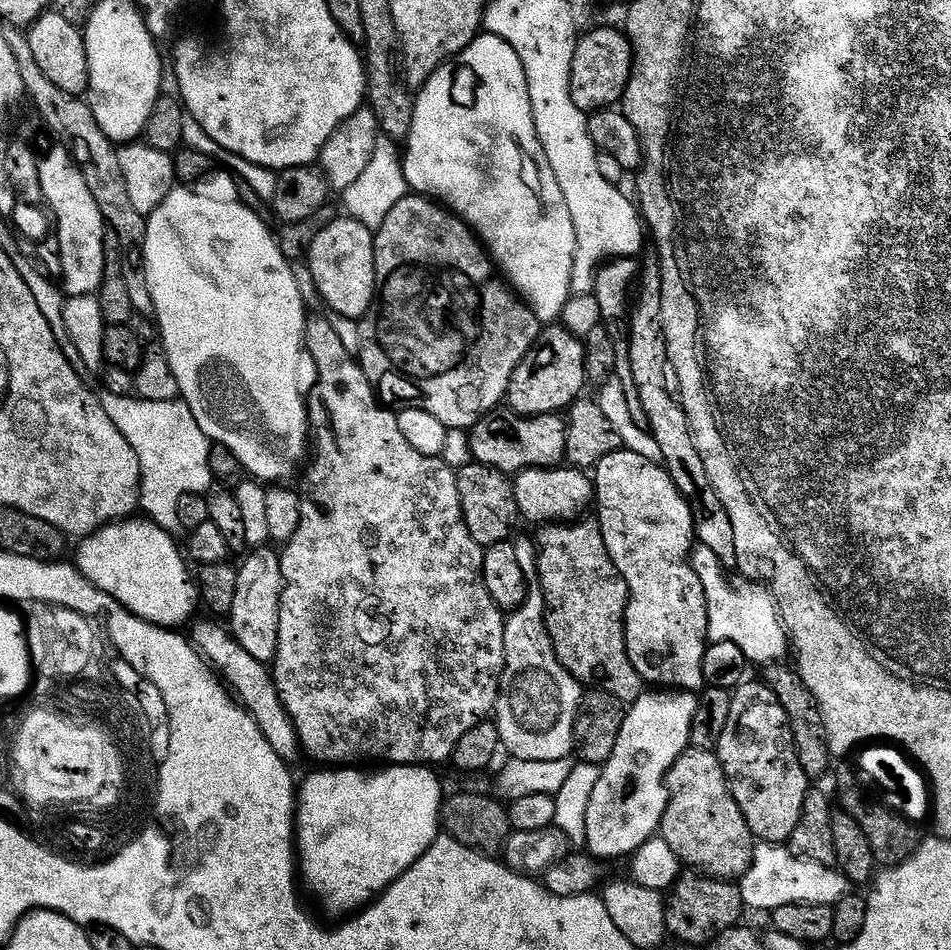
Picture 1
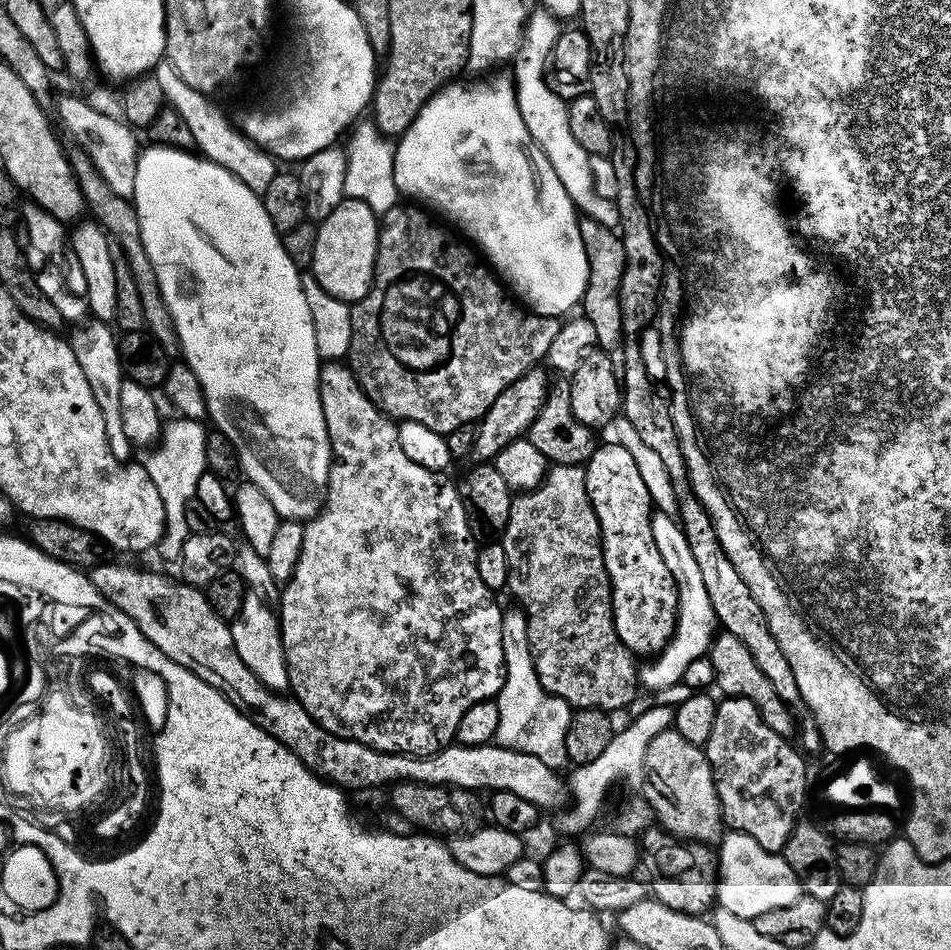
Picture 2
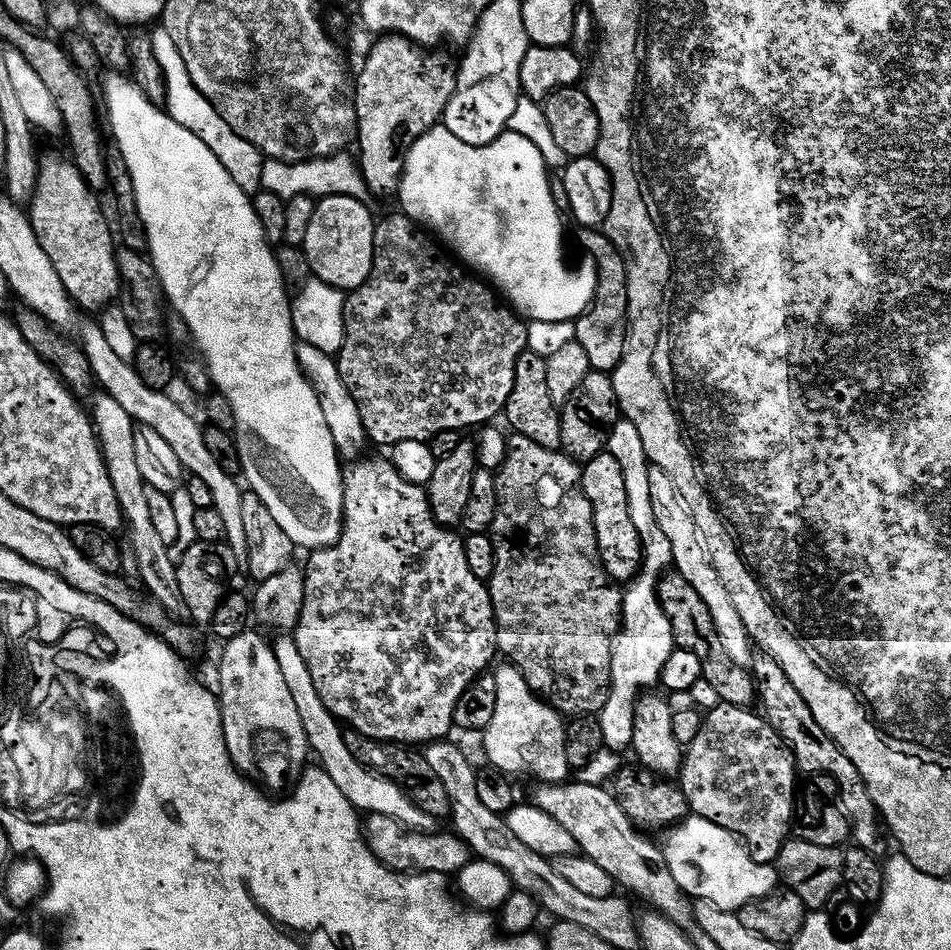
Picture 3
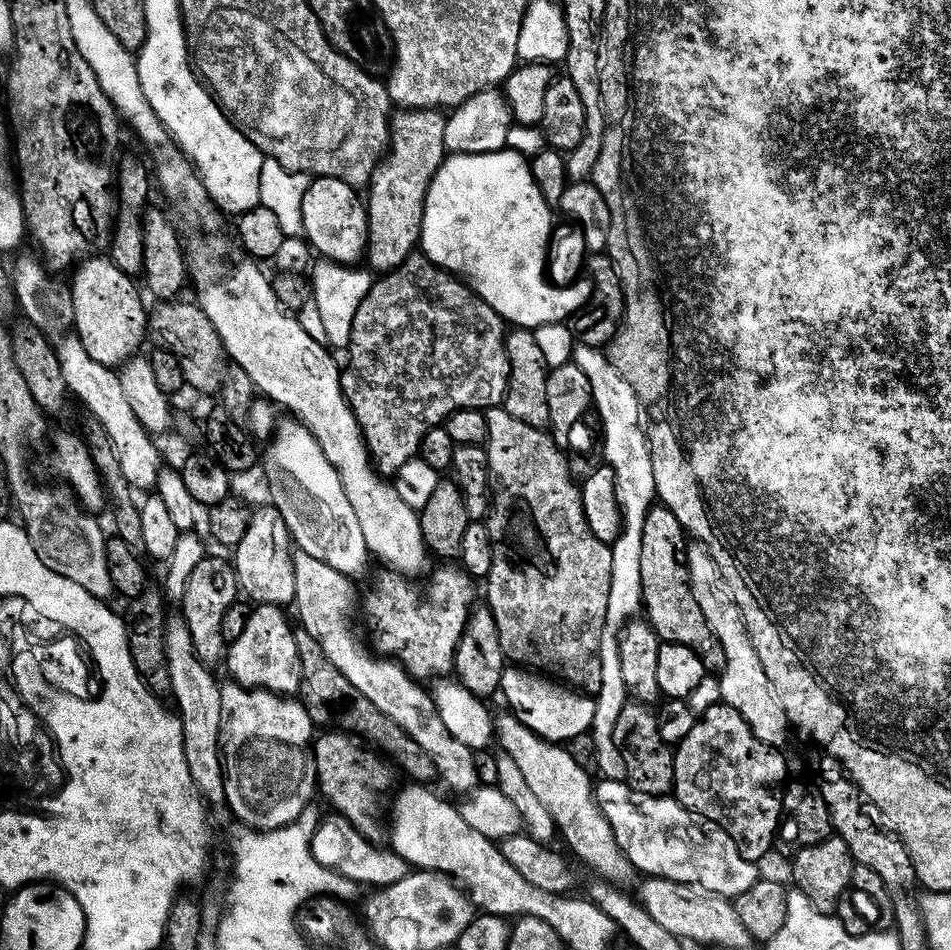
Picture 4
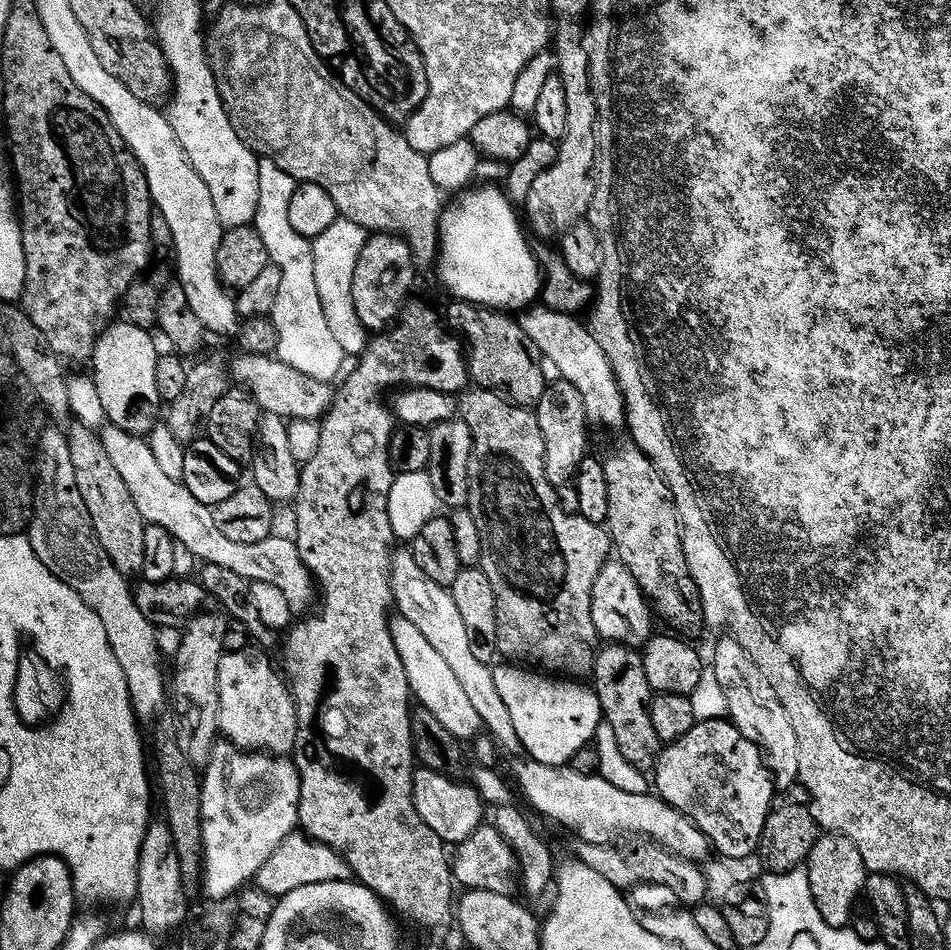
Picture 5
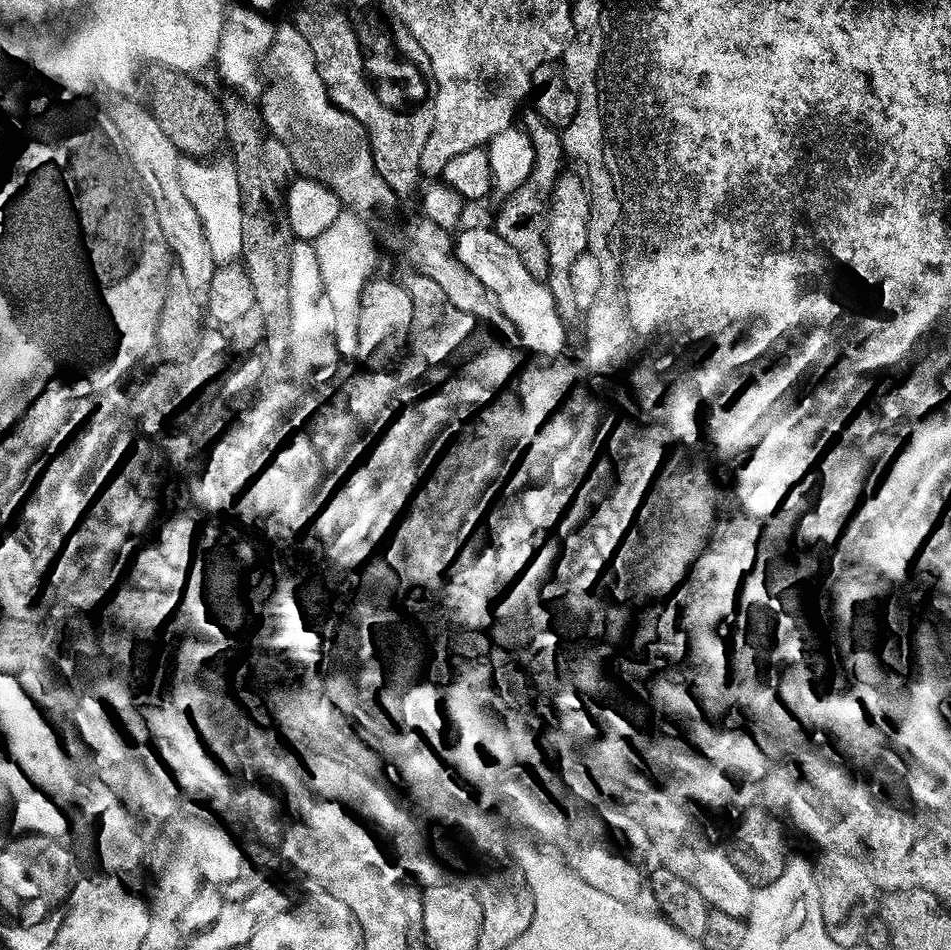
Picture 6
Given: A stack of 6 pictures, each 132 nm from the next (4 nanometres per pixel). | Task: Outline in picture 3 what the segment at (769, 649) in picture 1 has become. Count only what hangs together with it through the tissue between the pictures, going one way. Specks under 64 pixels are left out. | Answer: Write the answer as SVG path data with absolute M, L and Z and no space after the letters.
M620 418L608 435L606 451L615 458L622 470L630 518L640 535L642 549L642 563L636 575L627 581L622 592L620 631L612 638L612 685L608 687L608 697L598 713L605 745L609 749L627 749L632 743L637 697L641 695L642 690L651 689L651 684L655 685L659 681L660 671L666 666L666 658L670 658L674 647L672 627L660 605L657 580L658 573L669 567L672 555L670 541L666 539L666 534L662 534L662 526L654 522L654 506L650 502L650 465L646 450L642 446L642 438L638 434L638 426L634 426L632 420Z

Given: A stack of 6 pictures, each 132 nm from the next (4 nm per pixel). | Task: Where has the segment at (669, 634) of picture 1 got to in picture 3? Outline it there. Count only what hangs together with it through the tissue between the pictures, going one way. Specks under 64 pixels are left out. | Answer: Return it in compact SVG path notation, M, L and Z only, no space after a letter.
M606 450L598 453L582 464L580 485L592 507L596 547L600 550L600 560L604 563L604 569L613 581L631 580L642 563L642 549L640 535L630 518L626 502L626 482L622 482L622 470L618 462Z

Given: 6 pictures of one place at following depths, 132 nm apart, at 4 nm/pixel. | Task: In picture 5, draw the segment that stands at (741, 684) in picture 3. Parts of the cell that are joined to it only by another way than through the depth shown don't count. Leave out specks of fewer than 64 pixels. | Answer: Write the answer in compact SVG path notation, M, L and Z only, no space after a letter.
M635 443L620 444L602 456L608 487L606 531L619 563L628 568L655 615L680 634L696 632L704 620L700 592L688 572L684 553L686 543L680 526L680 513L664 476Z

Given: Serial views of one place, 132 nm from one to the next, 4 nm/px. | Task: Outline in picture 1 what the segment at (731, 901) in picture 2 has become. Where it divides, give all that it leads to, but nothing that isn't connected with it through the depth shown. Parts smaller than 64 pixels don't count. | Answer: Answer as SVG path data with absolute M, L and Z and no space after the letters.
M757 843L752 850L752 865L744 871L739 881L745 909L771 910L787 904L833 905L849 891L850 883L835 867L803 860L784 844Z

